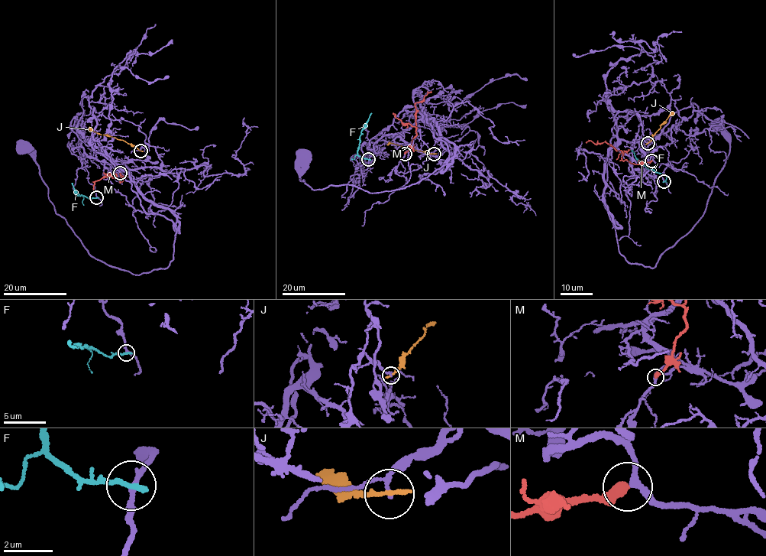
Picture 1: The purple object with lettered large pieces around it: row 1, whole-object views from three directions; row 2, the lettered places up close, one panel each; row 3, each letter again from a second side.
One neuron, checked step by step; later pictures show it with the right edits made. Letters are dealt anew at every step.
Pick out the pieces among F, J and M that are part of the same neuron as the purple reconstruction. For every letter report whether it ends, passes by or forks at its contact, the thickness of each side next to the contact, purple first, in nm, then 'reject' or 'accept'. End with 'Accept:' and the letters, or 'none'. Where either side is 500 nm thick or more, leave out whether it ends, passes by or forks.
F: it ends; calibres 190 and 260 nm; reject
J: it ends; calibres 130 and 190 nm; reject
M: it ends; calibres 240 and 420 nm; accept
Accept: M

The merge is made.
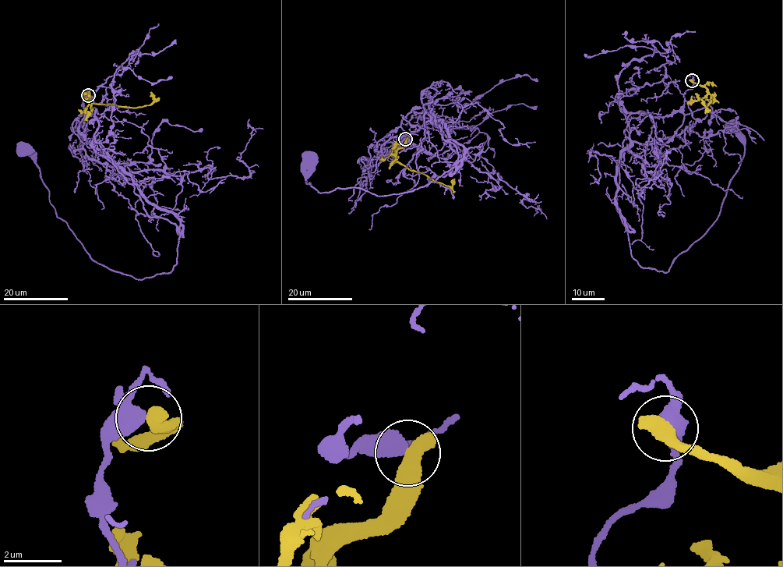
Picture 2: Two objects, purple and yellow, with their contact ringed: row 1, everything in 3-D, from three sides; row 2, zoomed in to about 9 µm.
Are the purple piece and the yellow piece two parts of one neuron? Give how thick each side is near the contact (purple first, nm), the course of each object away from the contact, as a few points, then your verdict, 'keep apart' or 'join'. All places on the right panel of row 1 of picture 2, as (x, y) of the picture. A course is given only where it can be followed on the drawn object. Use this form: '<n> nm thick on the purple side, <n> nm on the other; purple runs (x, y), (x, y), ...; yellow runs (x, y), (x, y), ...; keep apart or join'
360 nm thick on the purple side, 600 nm on the other; purple runs (692, 80), (678, 110), (627, 121), (615, 203), (640, 266), (666, 272), (716, 219), (743, 157), (733, 128); yellow runs (692, 80), (708, 90), (710, 95), (710, 102), (704, 112), (705, 104), (700, 99); keep apart

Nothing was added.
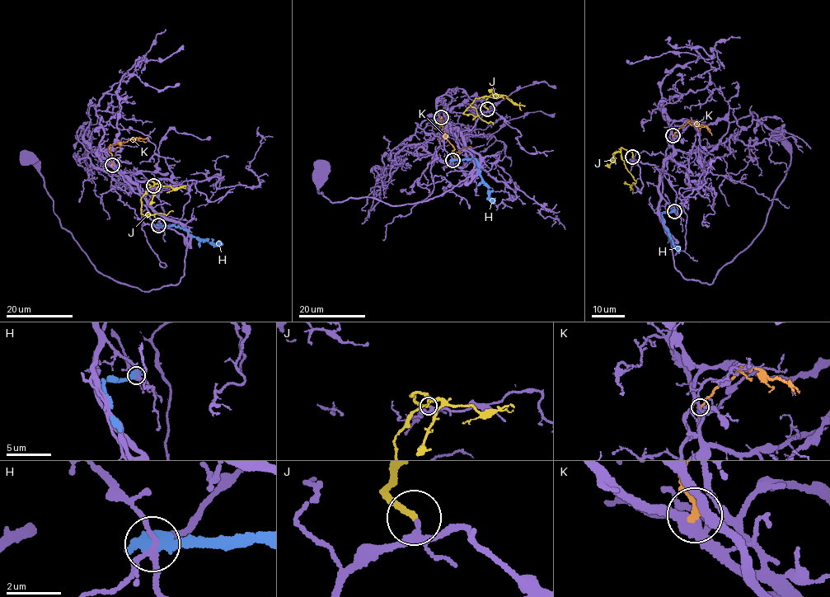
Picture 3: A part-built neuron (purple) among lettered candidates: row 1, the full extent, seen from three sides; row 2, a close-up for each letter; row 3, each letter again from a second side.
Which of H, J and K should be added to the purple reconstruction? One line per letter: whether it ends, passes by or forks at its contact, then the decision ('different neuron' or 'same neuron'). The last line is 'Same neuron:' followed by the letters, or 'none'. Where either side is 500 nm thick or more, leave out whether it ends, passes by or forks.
H: different neuron
J: it ends; same neuron
K: it ends; different neuron
Same neuron: J

